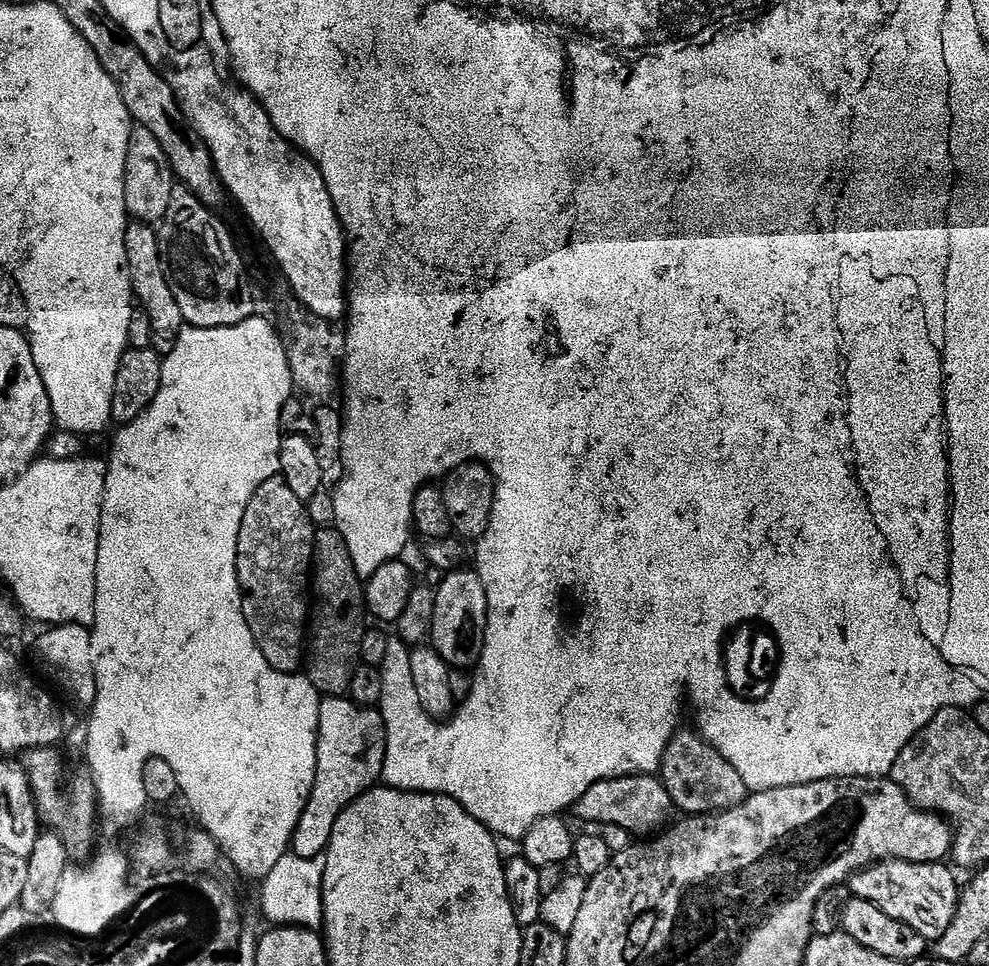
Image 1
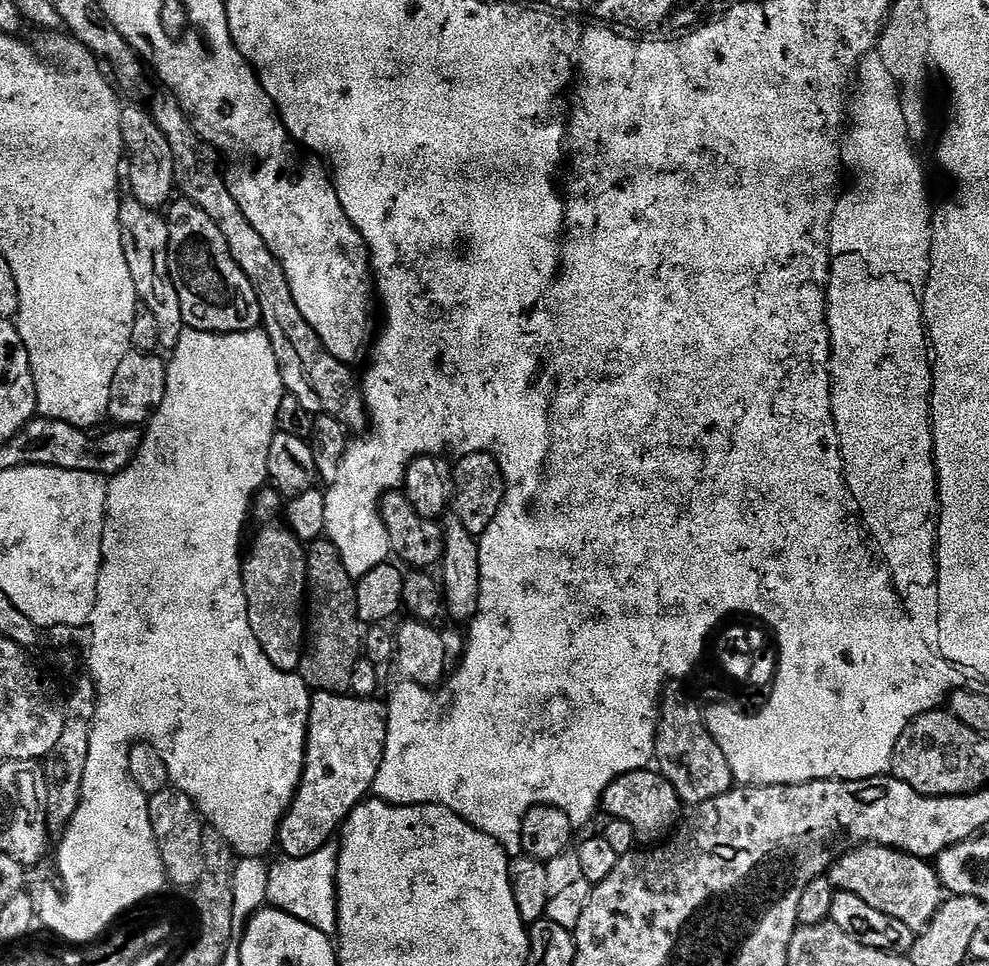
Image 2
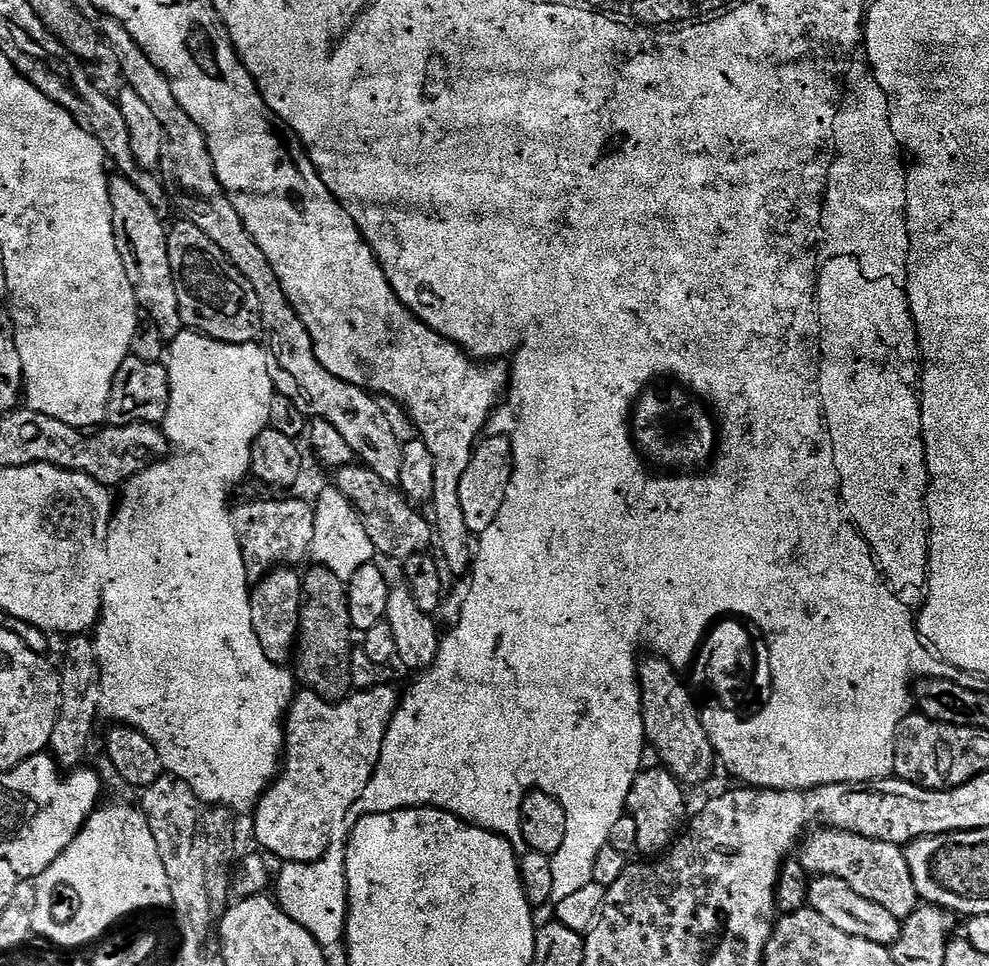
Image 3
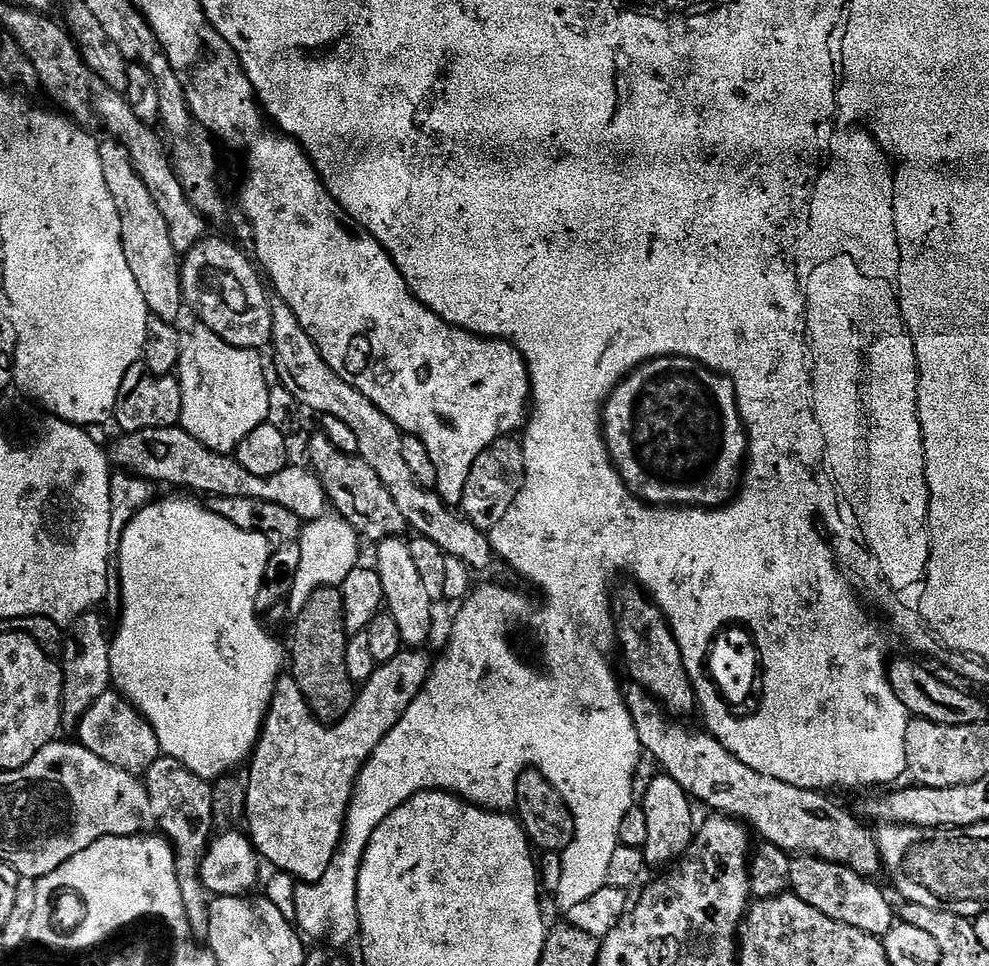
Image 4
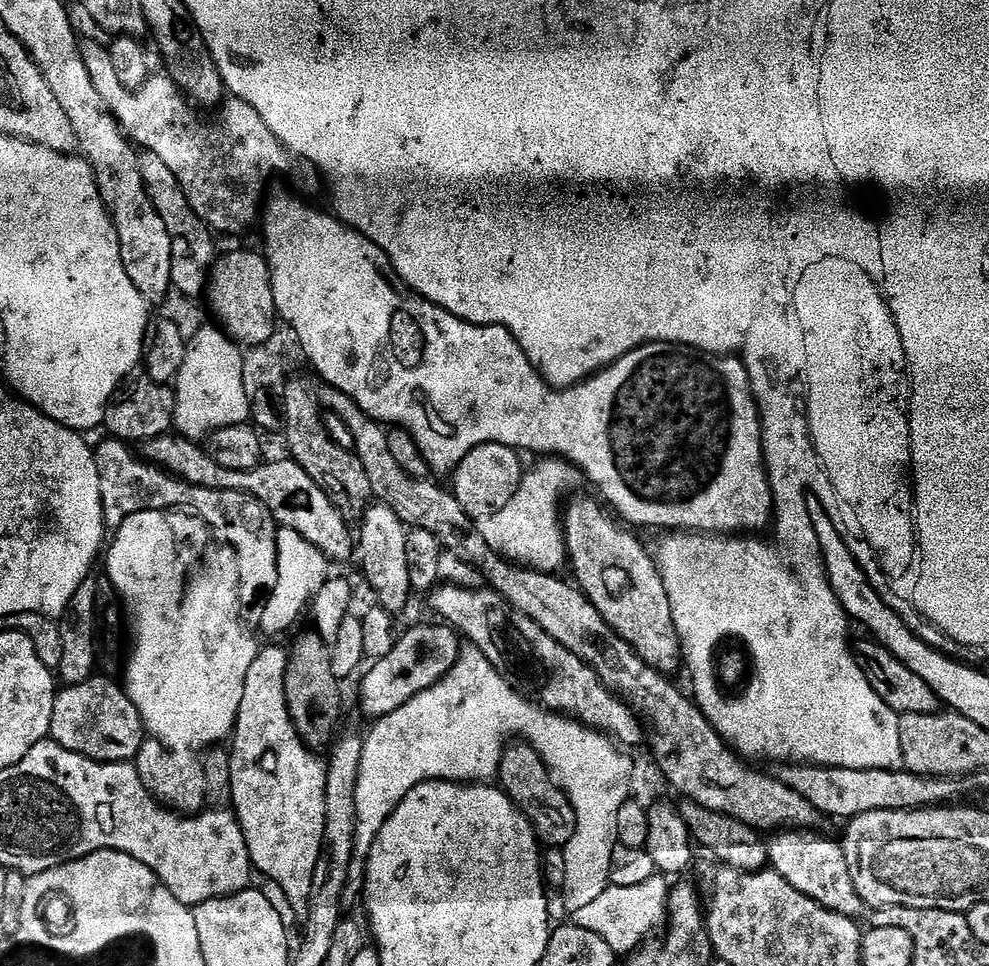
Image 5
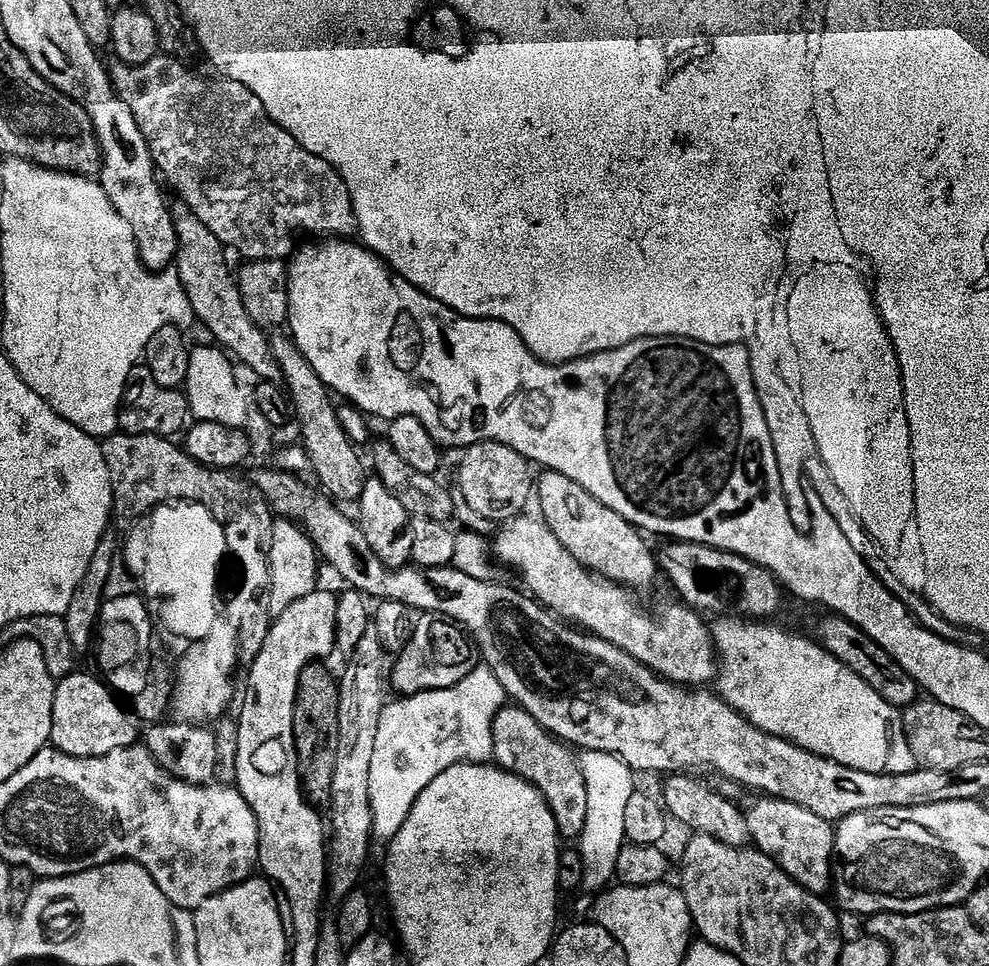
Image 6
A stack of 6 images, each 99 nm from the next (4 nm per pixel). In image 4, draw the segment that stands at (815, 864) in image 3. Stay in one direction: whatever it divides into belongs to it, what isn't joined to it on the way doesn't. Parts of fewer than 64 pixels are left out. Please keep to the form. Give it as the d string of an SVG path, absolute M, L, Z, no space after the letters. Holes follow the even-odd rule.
M639 686L629 687L629 691L625 691L624 702L628 706L628 714L632 719L632 728L635 730L638 736L638 742L640 743L641 749L645 753L648 752L653 756L654 759L657 760L658 763L661 764L663 775L669 776L670 778L674 778L674 782L678 782L678 786L682 786L682 790L691 798L693 801L701 800L702 803L705 804L706 807L712 808L713 813L719 814L721 816L731 816L741 822L743 822L753 833L756 832L760 835L759 839L761 841L773 844L774 846L778 846L784 852L789 854L807 854L810 856L817 856L819 860L829 860L830 862L834 862L835 864L841 864L842 866L846 866L847 868L852 868L858 875L865 878L875 877L875 872L878 873L881 871L882 865L880 862L880 852L874 847L874 838L873 835L867 832L866 829L863 828L862 825L859 824L858 821L855 820L854 817L851 816L850 813L847 812L844 808L839 808L838 805L835 804L834 801L831 800L831 795L825 794L823 791L817 790L815 788L799 788L798 786L790 786L786 782L782 782L778 778L770 778L766 774L758 774L758 770L750 770L750 766L746 766L742 762L738 762L738 758L735 754L729 750L729 748L722 747L717 740L713 738L713 736L708 735L707 731L699 730L700 732L691 732L690 729L684 725L684 722L677 722L671 715L665 714L659 703L652 697L649 692L645 692L643 688Z

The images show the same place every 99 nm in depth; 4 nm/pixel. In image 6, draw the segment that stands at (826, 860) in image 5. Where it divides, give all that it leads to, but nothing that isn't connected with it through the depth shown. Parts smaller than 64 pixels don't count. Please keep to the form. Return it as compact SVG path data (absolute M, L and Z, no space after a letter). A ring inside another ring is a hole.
M756 798L744 812L751 843L776 861L791 880L813 894L829 891L834 880L836 829L833 821L818 818L794 802L775 798Z

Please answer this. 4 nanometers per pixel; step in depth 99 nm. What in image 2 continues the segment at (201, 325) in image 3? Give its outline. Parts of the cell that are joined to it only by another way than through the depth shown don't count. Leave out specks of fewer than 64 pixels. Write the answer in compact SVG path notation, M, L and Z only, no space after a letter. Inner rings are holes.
M180 198L167 209L166 219L170 278L174 282L174 290L178 290L178 302L182 302L185 325L194 332L257 331L262 324L258 294L254 294L250 278L246 278L238 262L234 262L222 231L210 216Z

